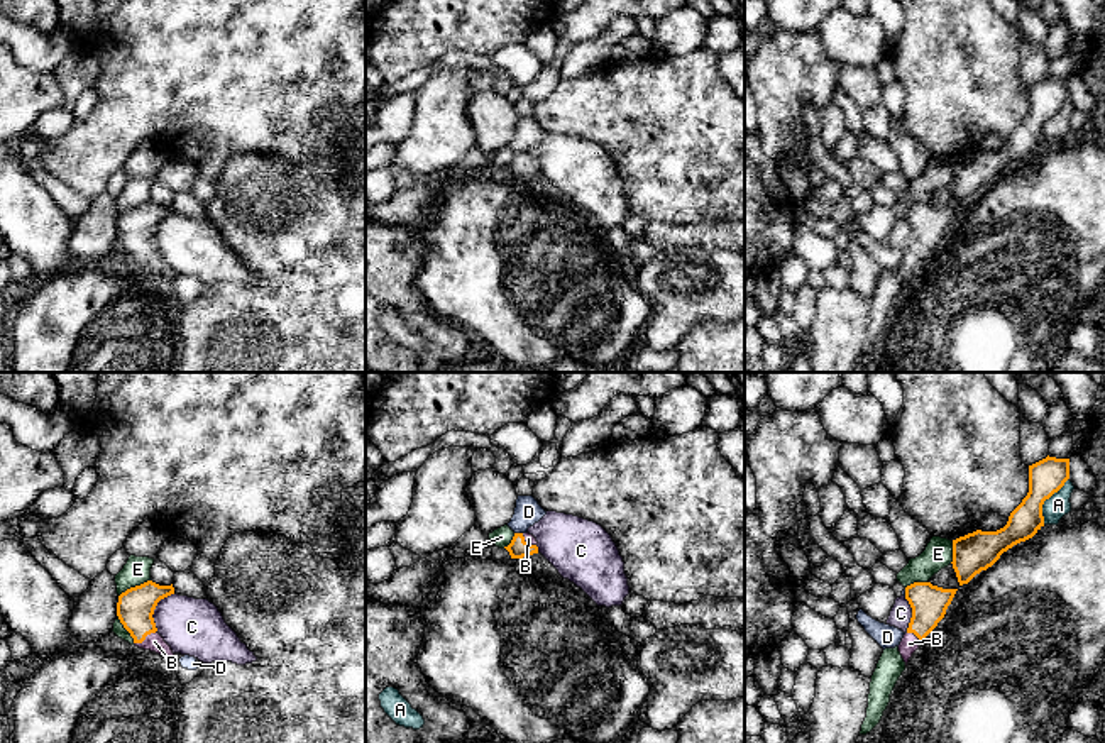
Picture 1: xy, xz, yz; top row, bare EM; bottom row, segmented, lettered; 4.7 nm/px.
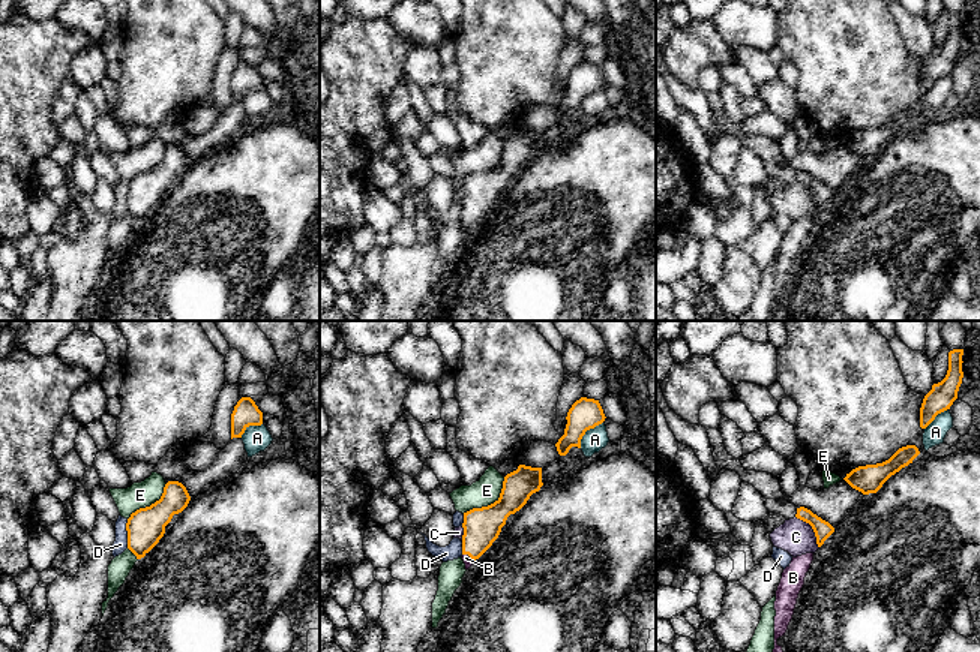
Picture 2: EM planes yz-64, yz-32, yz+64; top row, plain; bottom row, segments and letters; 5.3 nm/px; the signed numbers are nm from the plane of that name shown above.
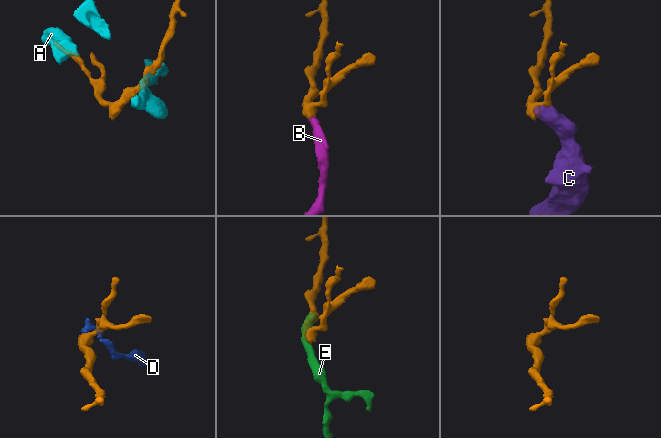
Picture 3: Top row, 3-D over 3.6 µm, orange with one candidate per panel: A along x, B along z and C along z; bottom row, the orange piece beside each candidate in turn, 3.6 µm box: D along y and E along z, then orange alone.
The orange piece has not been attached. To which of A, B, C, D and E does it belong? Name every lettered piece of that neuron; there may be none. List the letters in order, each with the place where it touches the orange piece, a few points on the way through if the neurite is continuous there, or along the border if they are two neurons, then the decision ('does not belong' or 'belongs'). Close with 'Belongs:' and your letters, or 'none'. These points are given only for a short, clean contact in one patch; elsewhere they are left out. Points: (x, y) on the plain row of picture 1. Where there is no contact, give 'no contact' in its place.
A: meets orange in yz at (1046, 119); border along yz (1068, 99), (1044, 122), (1043, 144); does not belong
B: meets orange in xy at (144, 259); runs through xy (136, 227), (136, 237), (144, 259), (154, 263); belongs
C: meets orange in xy at (154, 229); border along xy (173, 214), (164, 217), (154, 231), (153, 242), (156, 251); does not belong
D: meets orange in xz at (518, 154); border along xz (515, 153), (522, 154); does not belong
E: meets orange in xy at (136, 207); does not belong
Belongs: B

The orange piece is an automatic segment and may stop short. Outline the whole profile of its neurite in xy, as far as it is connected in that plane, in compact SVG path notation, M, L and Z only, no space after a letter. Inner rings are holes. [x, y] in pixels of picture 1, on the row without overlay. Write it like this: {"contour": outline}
{"contour": "M147 201L122 213L117 223L117 237L134 259L134 266L164 276L166 279L173 279L174 274L157 254L152 235L157 223L171 215L174 215L173 205L159 206Z"}

